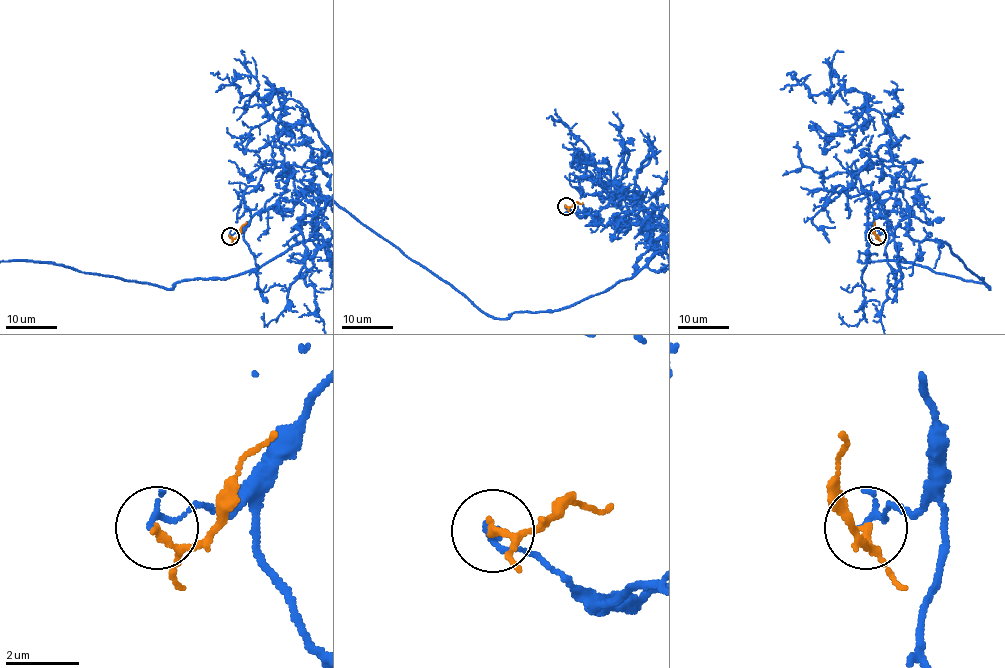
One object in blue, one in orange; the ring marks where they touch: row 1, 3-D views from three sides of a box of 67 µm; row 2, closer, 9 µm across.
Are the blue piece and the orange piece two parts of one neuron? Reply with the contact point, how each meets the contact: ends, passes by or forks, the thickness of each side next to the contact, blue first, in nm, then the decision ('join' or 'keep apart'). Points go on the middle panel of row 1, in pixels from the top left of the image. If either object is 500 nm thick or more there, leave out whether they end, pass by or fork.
(566, 206) | blue passes by | orange passes by | 100/150 nm | keep apart

